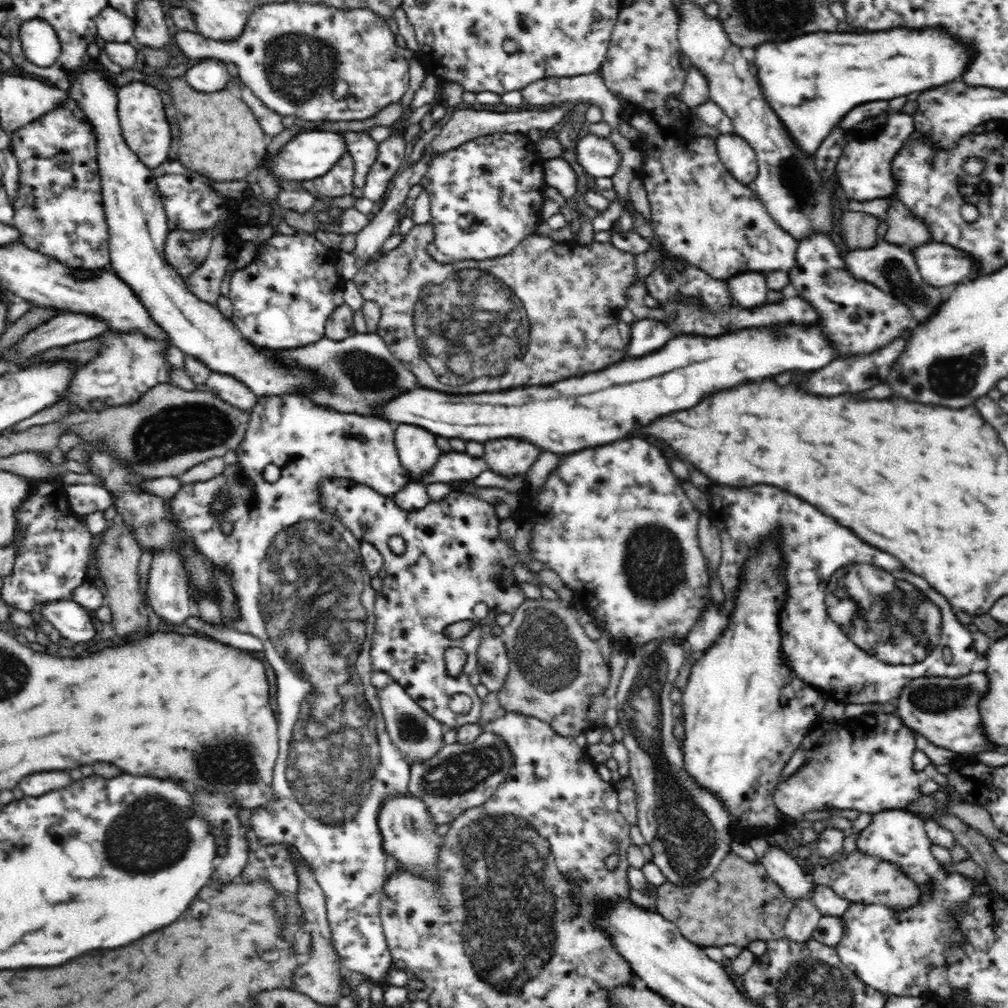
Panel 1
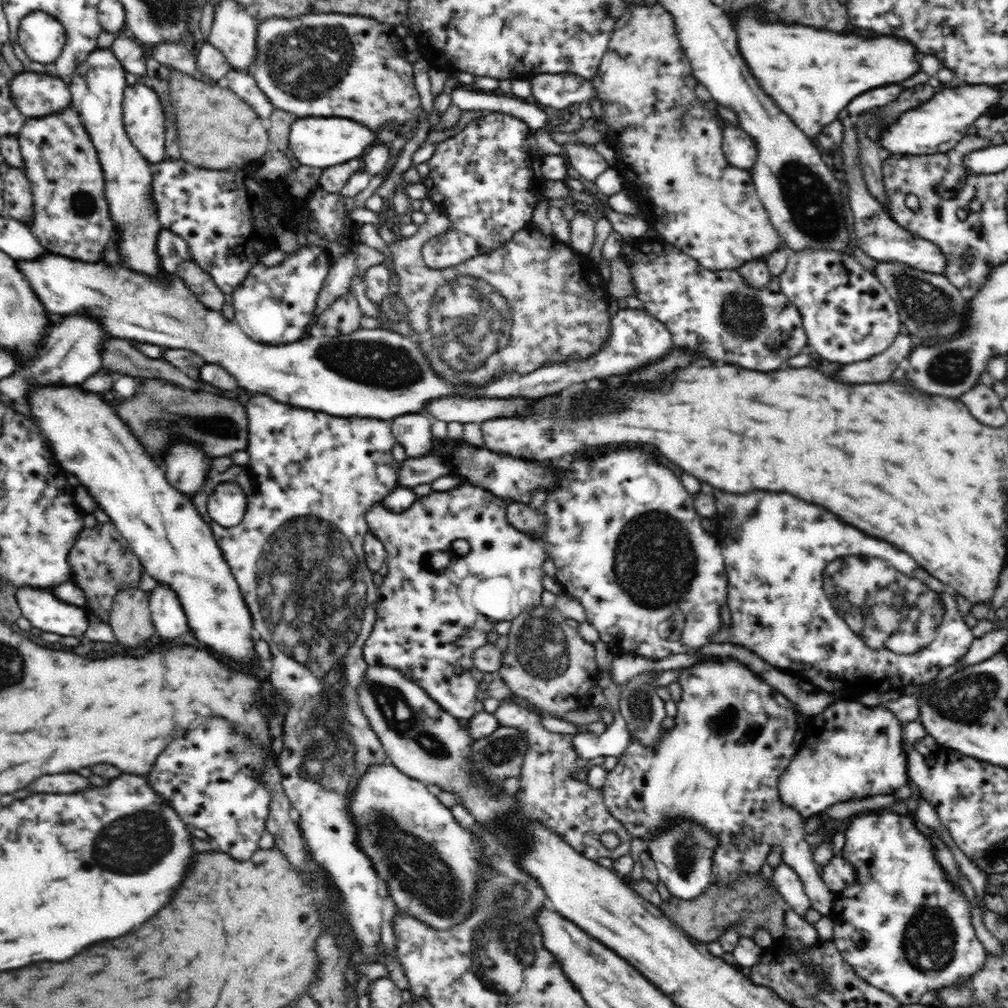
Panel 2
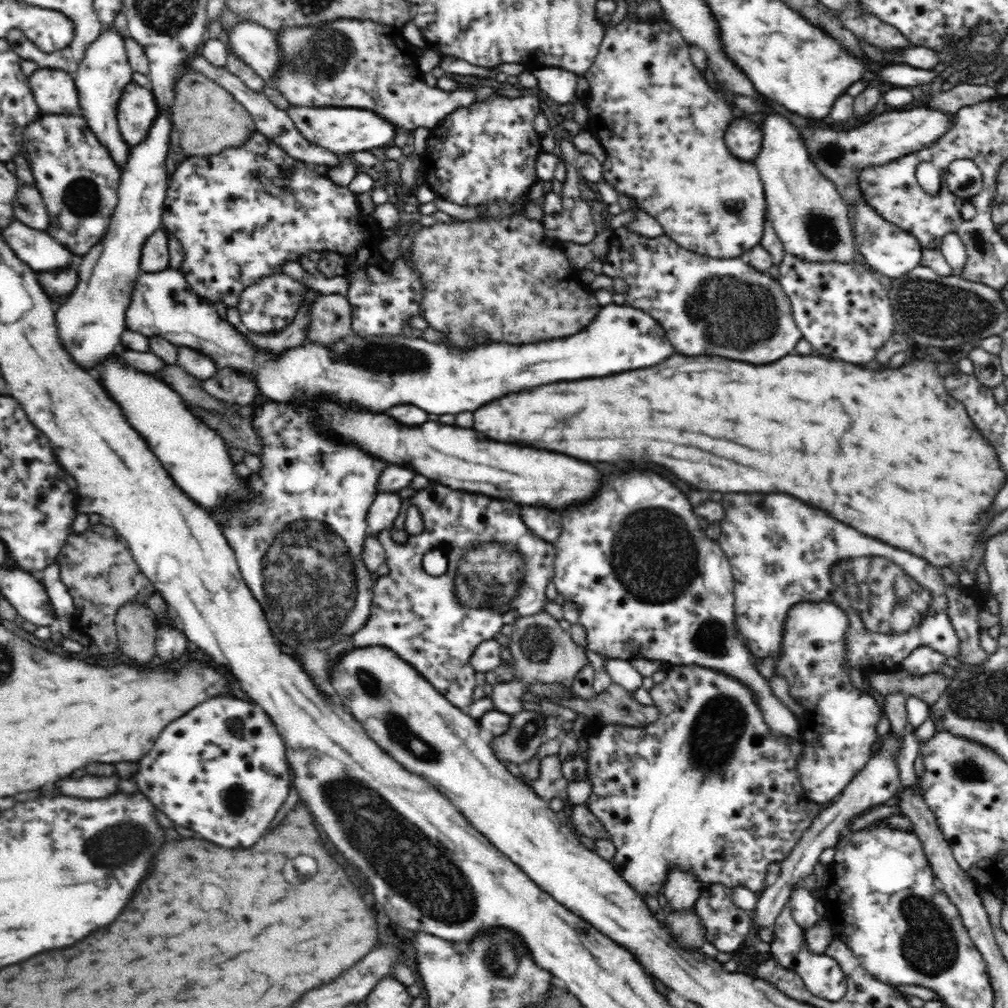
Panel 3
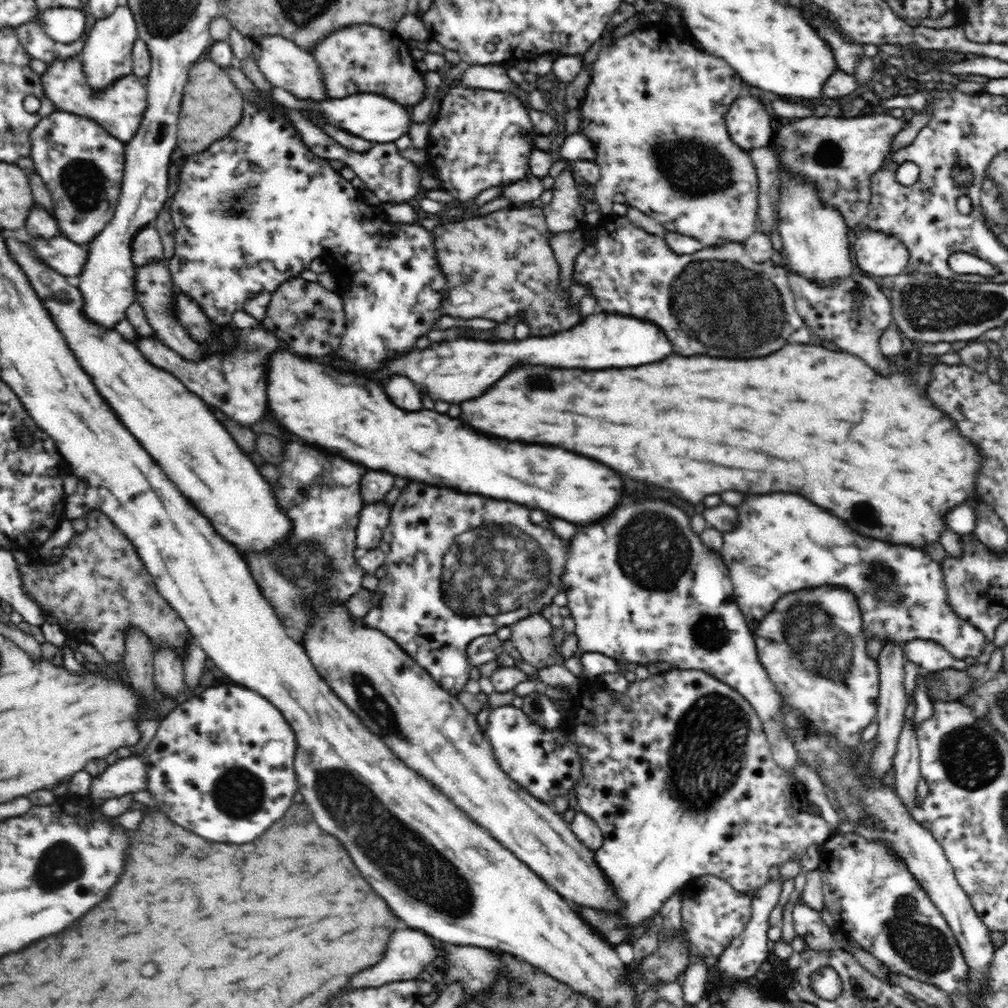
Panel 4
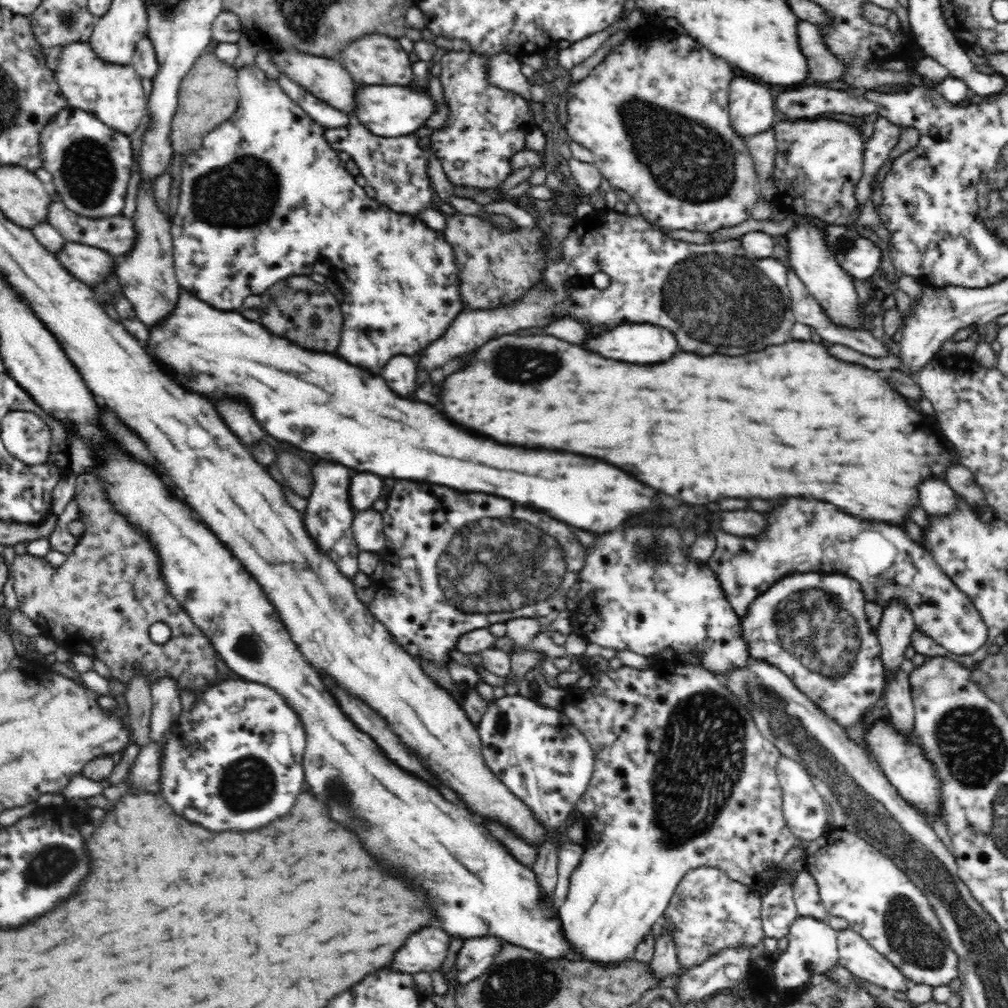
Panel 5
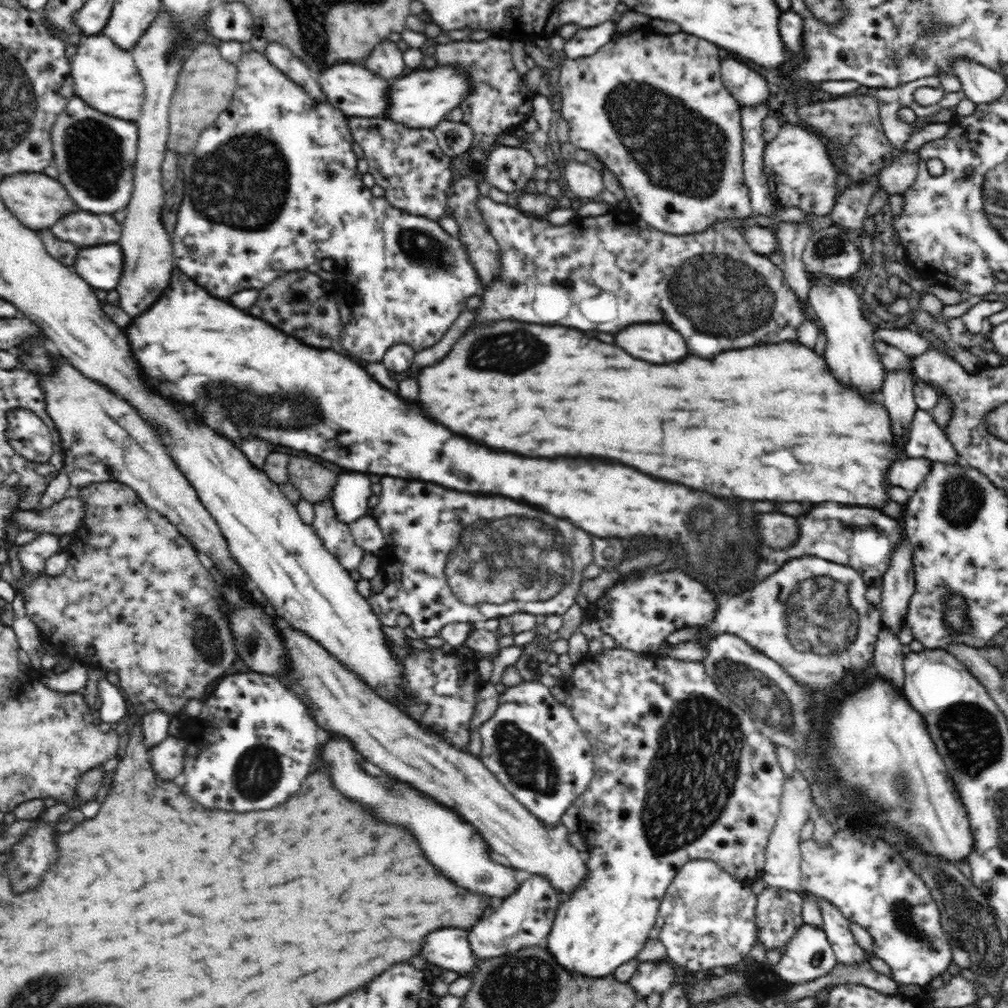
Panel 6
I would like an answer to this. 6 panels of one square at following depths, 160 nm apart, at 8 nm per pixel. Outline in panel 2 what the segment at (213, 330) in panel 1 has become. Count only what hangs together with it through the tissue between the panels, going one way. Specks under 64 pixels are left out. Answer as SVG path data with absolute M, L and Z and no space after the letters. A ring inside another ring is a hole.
M97 47L96 50L92 50L88 54L88 59L74 71L69 82L72 97L71 106L79 113L80 120L97 150L105 178L105 198L109 203L109 215L113 221L113 230L126 230L126 234L122 234L122 254L126 254L126 268L130 271L142 272L142 275L164 276L168 273L161 268L160 259L156 253L156 240L158 240L158 234L163 227L158 220L153 197L150 163L132 144L123 123L123 98L125 88L128 86L126 79L124 79L125 72L122 63L116 59L110 48L99 49Z

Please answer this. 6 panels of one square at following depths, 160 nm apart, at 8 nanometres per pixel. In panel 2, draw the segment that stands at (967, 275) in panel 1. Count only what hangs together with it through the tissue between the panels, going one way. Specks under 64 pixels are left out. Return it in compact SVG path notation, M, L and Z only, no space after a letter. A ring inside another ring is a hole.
M848 116L846 120L842 120L844 125L844 138L842 138L841 150L843 152L843 170L845 171L845 179L849 186L850 208L854 216L854 236L856 236L856 244L860 249L866 252L866 255L873 258L874 261L882 262L883 265L896 262L899 265L906 265L916 270L926 273L943 275L944 267L947 266L946 257L942 256L942 251L938 249L938 245L927 241L926 239L914 236L908 230L902 228L882 205L876 201L866 184L860 164L860 149L858 149L858 139L856 138L854 116Z

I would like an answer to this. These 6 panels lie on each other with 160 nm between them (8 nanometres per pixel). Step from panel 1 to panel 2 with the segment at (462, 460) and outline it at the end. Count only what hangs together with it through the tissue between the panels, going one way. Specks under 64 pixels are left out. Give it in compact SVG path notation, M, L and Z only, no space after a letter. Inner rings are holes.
M408 458L398 470L398 486L412 489L419 484L431 484L442 476L450 476L450 470L438 458Z

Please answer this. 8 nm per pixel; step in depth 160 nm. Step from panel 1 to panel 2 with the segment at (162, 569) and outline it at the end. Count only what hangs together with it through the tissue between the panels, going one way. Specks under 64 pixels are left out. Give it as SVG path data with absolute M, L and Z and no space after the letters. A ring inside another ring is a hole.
M158 584L149 593L149 609L151 610L155 632L159 634L162 640L164 638L174 640L182 634L190 632L182 603L178 601L174 590L170 589L168 585Z

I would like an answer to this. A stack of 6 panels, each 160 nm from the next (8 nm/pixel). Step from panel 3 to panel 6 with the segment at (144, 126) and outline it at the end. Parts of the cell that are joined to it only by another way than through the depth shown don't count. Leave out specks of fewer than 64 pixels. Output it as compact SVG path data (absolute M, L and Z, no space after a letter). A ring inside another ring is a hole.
M104 34L90 35L77 45L70 69L74 79L74 94L88 106L114 118L137 122L145 100L145 86L130 50L116 46Z

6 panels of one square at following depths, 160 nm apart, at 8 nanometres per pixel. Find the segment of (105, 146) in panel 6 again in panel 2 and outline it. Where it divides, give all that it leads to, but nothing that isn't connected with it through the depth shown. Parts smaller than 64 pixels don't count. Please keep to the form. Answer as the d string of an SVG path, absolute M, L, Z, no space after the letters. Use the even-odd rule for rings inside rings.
M70 106L43 117L29 118L16 137L23 158L22 169L31 184L33 196L33 219L27 224L30 230L52 254L86 263L100 263L102 252L106 250L106 244L114 234L113 221L105 198L101 162L79 113Z

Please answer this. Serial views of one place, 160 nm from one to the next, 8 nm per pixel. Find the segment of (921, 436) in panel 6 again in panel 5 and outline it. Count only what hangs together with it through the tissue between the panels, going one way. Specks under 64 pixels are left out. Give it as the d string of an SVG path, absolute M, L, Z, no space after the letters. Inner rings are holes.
M950 464L944 474L945 481L952 487L956 494L960 494L970 506L976 507L985 519L990 519L994 512L987 504L982 489L977 485L972 472L963 464ZM948 474L948 476L946 476Z

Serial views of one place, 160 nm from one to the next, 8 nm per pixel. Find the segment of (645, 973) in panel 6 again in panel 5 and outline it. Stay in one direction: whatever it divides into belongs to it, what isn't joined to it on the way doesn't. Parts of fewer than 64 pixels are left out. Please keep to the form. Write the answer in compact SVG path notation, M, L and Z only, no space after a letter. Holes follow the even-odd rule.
M664 927L658 939L655 940L654 954L648 963L654 978L663 980L669 974L680 973L682 967L677 959L676 945L668 927Z

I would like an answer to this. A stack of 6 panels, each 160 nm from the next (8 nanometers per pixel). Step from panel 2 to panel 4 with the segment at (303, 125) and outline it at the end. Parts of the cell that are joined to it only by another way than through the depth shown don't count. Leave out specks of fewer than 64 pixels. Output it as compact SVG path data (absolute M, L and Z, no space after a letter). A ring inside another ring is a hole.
M272 86L270 97L290 111L298 110L302 113L302 110L309 110L309 112L313 110L319 116L323 116L327 124L351 132L371 143L395 142L400 136L408 134L408 130L413 126L412 116L408 115L410 110L406 106L402 106L400 102L396 102L393 98L389 98L384 93L378 93L378 91L360 91L358 94L347 95L346 98L316 102L298 99L291 92Z

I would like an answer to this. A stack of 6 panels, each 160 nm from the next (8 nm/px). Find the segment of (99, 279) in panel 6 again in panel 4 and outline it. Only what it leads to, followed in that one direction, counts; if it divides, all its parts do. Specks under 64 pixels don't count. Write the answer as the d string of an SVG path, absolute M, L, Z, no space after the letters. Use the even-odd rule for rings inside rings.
M30 238L30 246L36 252L37 258L48 264L58 274L66 277L79 277L86 265L87 250L82 244L70 242L68 238L54 238L54 240L42 240L42 238Z

